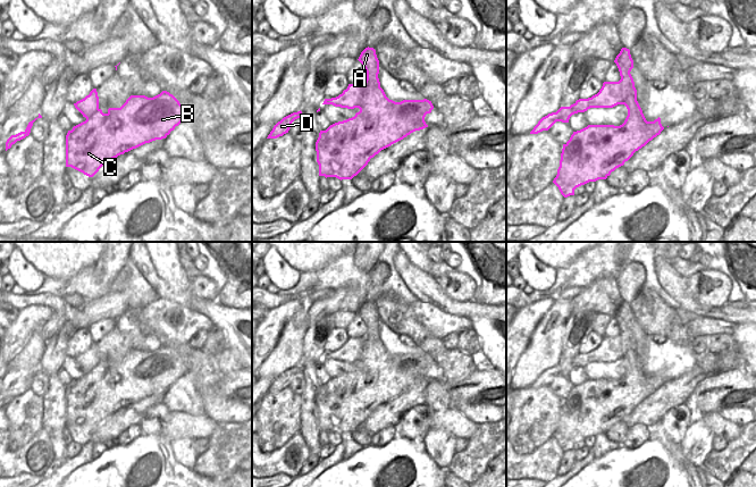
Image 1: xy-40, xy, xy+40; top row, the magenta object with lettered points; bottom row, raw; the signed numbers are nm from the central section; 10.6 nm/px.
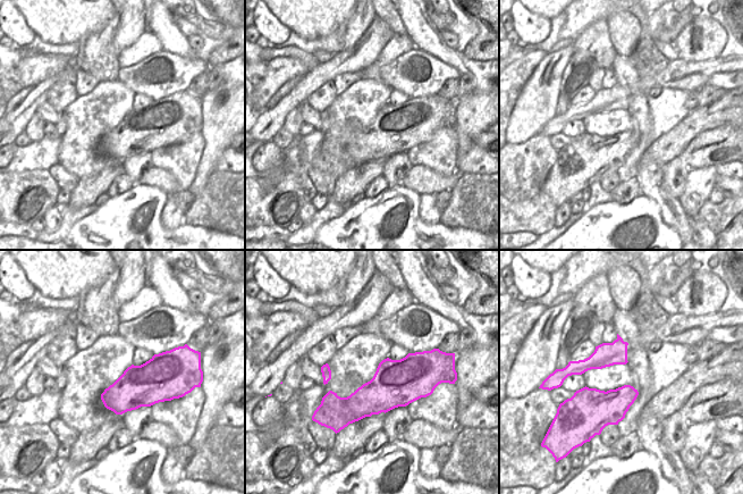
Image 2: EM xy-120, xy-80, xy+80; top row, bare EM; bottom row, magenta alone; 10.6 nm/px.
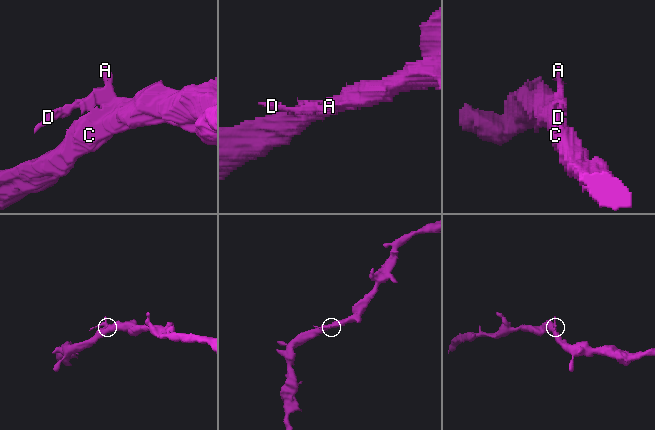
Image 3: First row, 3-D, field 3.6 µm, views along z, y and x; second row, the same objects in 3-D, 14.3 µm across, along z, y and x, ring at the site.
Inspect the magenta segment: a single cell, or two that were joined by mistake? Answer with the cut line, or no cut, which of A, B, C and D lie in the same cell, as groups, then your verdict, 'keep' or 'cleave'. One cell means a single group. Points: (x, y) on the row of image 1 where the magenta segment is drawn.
no cut | A B C D | keep

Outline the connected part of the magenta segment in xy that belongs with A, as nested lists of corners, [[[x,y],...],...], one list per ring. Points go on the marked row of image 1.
[[[366,48],[358,59],[367,72],[367,79],[360,84],[348,84],[347,89],[336,98],[325,99],[322,104],[354,109],[360,111],[354,117],[330,125],[326,131],[320,131],[316,142],[319,176],[352,179],[356,176],[381,150],[403,140],[415,131],[428,127],[425,121],[427,114],[434,109],[431,101],[389,100],[380,87],[378,78],[379,60],[373,48]]]

